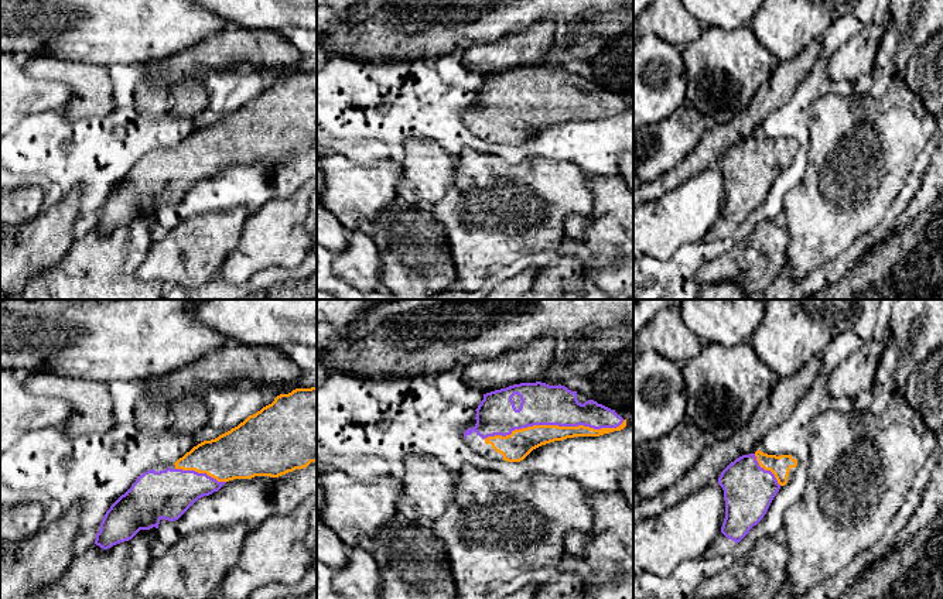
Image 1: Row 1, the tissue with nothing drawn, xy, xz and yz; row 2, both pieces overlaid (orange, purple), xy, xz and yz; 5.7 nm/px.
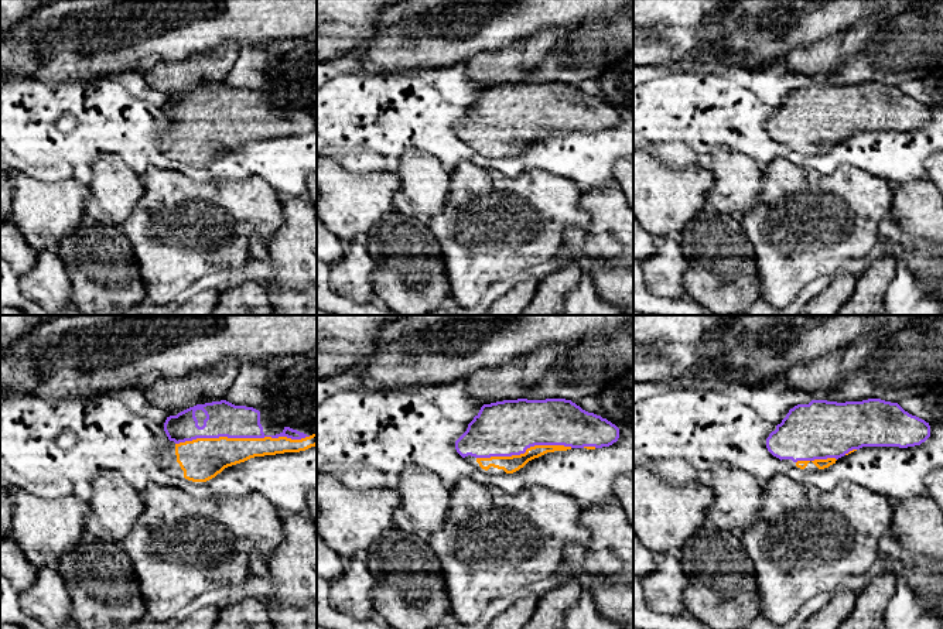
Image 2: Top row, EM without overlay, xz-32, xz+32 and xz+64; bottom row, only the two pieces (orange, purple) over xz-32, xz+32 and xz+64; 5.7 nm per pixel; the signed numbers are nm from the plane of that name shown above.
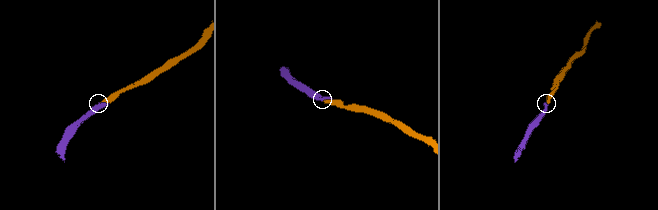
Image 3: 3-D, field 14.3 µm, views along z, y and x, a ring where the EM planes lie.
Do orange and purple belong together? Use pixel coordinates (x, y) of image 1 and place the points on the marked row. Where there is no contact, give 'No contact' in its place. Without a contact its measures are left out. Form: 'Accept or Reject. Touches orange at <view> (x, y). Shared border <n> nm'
Accept. Touches orange at xz (553, 425). Shared border 800 nm

